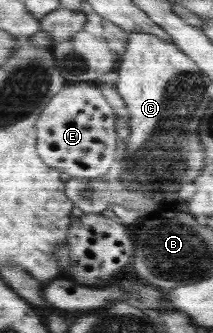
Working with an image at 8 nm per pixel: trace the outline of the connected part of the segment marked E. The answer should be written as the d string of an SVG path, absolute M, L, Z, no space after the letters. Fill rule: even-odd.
M98 83L66 84L49 100L35 123L35 150L48 167L67 173L71 178L101 178L114 172L119 159L114 115Z

